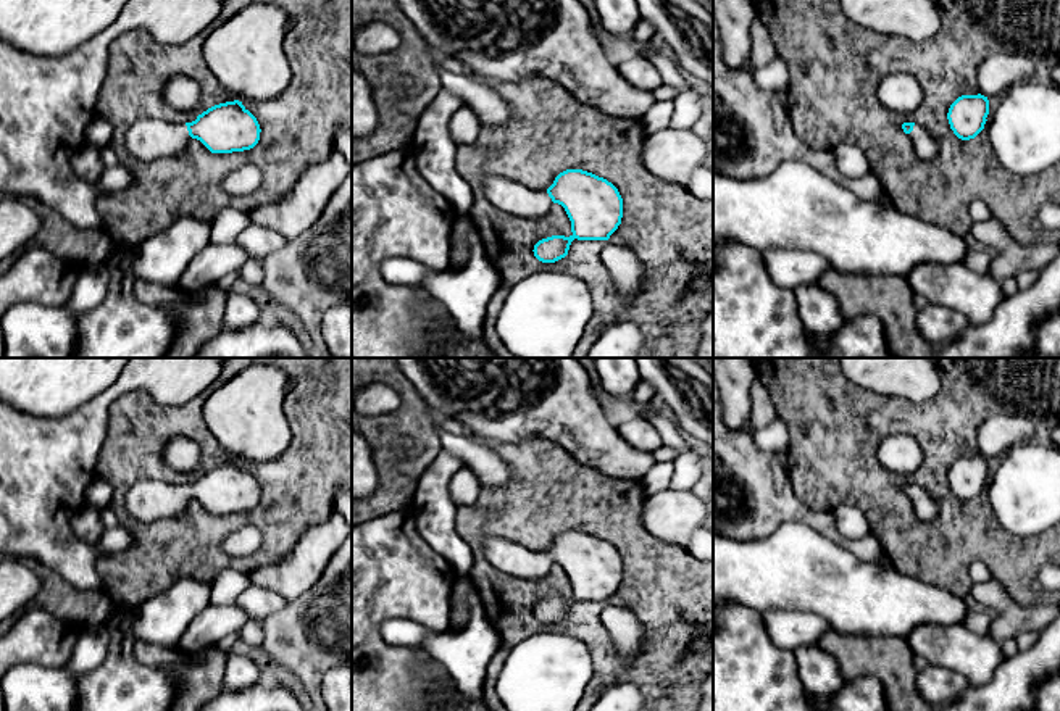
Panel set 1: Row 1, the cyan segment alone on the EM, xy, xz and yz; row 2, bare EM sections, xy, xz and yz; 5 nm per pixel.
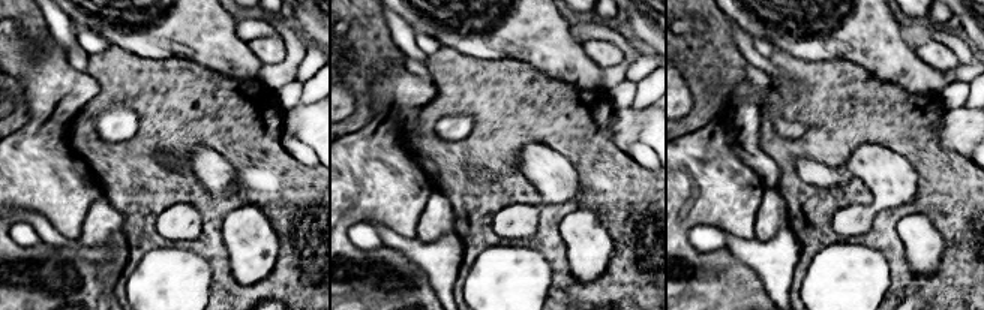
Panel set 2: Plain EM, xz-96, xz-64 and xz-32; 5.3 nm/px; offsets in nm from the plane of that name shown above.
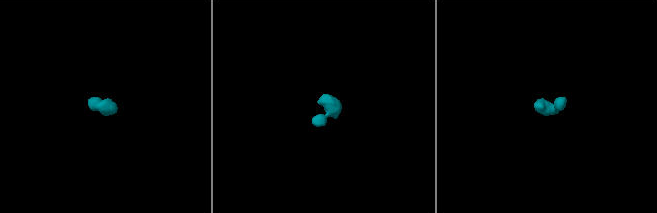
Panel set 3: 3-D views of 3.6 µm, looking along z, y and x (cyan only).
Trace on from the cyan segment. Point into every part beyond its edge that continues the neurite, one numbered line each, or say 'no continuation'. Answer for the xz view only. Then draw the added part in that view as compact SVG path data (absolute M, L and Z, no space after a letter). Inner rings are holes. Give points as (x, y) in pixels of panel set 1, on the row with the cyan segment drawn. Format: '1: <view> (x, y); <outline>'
1: xz (504, 194); M486 176L482 184L495 208L520 218L540 218L553 205L547 190L532 190L500 176Z

